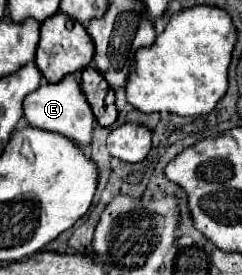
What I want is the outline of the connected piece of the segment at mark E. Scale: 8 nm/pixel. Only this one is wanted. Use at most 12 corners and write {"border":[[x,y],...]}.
{"border":[[75,75],[23,101],[31,127],[91,145],[95,115]]}

